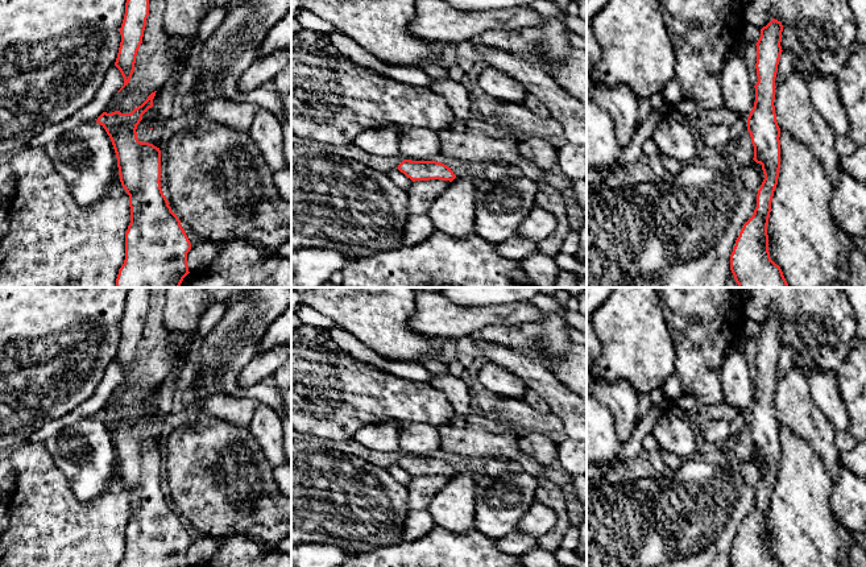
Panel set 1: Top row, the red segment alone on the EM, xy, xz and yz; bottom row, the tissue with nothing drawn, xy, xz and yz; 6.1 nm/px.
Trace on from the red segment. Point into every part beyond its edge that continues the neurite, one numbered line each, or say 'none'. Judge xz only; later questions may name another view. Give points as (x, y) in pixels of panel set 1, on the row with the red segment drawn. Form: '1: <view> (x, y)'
none

